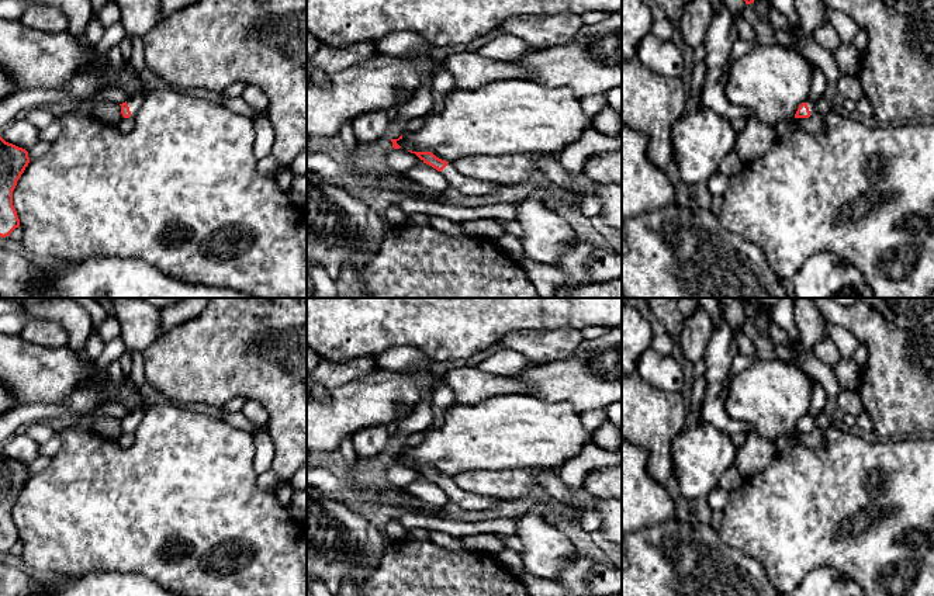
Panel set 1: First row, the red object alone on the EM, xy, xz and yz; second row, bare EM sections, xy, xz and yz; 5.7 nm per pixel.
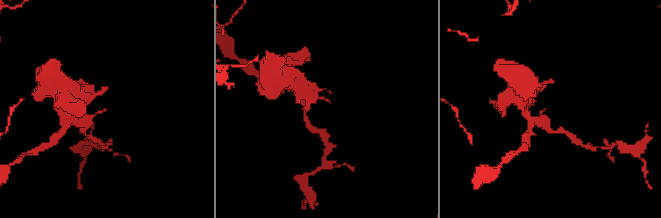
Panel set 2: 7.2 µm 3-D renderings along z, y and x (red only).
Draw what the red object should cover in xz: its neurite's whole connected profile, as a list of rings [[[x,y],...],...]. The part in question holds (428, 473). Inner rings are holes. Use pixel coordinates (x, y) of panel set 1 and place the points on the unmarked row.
[[[408,467],[415,468],[423,478],[440,486],[452,502],[466,510],[491,510],[498,502],[494,496],[481,496],[461,489],[453,478],[436,472],[432,467]]]

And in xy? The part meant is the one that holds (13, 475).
[[[0,451],[0,551],[6,552],[20,541],[13,520],[13,506],[30,478],[28,467]]]

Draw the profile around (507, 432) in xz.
[[[530,394],[495,395],[475,405],[454,403],[442,423],[426,429],[418,446],[405,446],[397,455],[399,464],[432,467],[453,478],[466,471],[557,469],[592,441],[570,403],[550,403]]]

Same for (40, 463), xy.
[[[38,455],[32,462],[30,462],[27,467],[28,467],[28,472],[30,472],[30,477],[44,471],[49,462],[53,460],[53,457],[42,457],[42,455]]]

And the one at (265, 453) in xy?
[[[259,429],[253,434],[253,443],[256,447],[253,469],[257,475],[260,475],[271,468],[276,448],[267,429]]]

